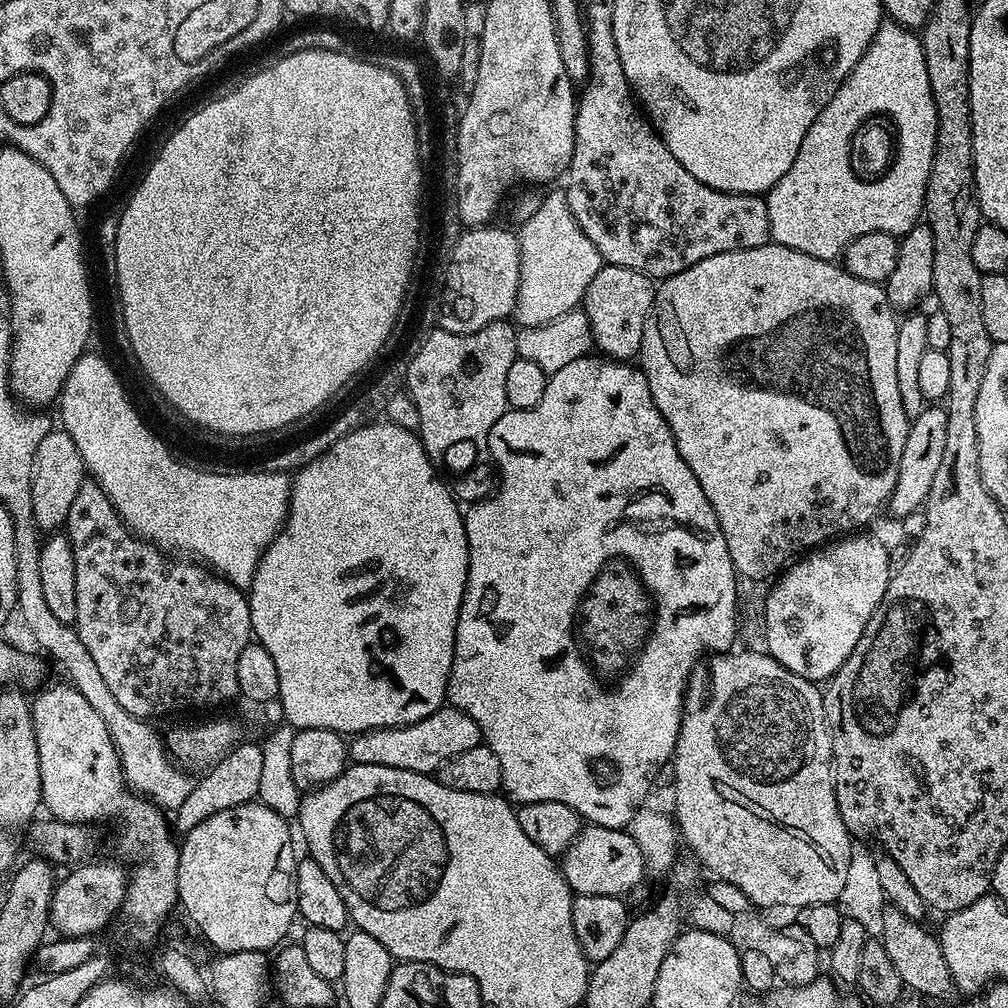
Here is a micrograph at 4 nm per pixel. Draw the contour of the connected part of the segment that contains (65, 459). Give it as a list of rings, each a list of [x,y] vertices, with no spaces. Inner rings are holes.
[[[53,430],[38,442],[38,450],[34,450],[34,470],[30,478],[30,503],[34,506],[34,522],[41,533],[52,534],[56,528],[65,523],[70,514],[70,502],[81,485],[86,482],[86,469],[82,454],[78,454],[78,446],[74,446],[74,438],[63,430]]]

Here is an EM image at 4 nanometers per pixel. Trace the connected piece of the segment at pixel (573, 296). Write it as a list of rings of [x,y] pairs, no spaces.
[[[563,189],[545,194],[539,208],[521,223],[519,242],[519,284],[513,319],[519,327],[545,325],[577,309],[590,282],[604,263],[569,210]]]

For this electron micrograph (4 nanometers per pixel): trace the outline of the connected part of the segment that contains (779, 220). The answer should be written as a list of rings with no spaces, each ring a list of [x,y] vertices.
[[[895,22],[881,23],[874,34],[870,46],[862,54],[858,66],[844,79],[840,89],[826,102],[826,106],[814,118],[814,126],[806,130],[806,138],[802,138],[802,146],[798,146],[798,158],[790,165],[790,170],[778,178],[778,182],[766,194],[768,213],[770,214],[771,239],[775,243],[786,246],[790,250],[798,250],[802,254],[810,254],[814,258],[835,261],[843,257],[844,250],[850,242],[854,242],[862,234],[885,232],[894,237],[901,237],[909,232],[921,219],[924,210],[926,182],[930,178],[930,166],[934,162],[934,142],[938,134],[938,114],[934,106],[934,98],[930,94],[930,74],[926,74],[926,54],[921,37],[911,28]]]

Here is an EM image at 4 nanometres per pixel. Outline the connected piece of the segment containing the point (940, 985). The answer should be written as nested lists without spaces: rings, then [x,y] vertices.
[[[888,908],[883,911],[880,939],[886,947],[890,962],[894,964],[898,976],[909,991],[914,990],[930,998],[946,998],[954,992],[952,975],[946,966],[939,939],[922,927],[924,926],[919,921],[906,918],[901,911]]]

